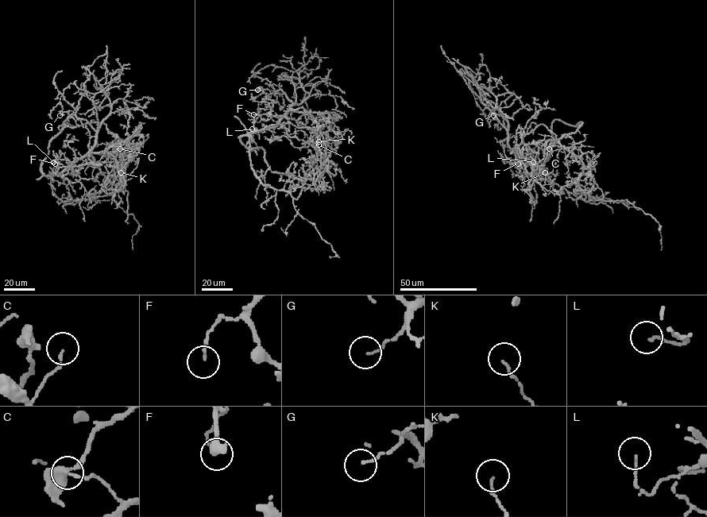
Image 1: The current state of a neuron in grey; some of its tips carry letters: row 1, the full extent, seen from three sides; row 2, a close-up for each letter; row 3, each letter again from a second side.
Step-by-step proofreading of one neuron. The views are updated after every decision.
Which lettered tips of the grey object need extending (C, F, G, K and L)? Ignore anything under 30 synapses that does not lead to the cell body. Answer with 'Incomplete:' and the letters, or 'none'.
Incomplete: C

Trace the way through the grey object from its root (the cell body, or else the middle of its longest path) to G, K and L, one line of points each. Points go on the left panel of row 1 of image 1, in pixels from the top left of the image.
G: (52, 177), (83, 157), (95, 143), (95, 131), (85, 119), (79, 119), (71, 110), (59, 115)
K: (52, 177), (90, 153), (102, 152), (116, 158), (121, 180), (119, 185), (123, 177), (121, 172)
L: (52, 177), (56, 174), (58, 163), (53, 162)

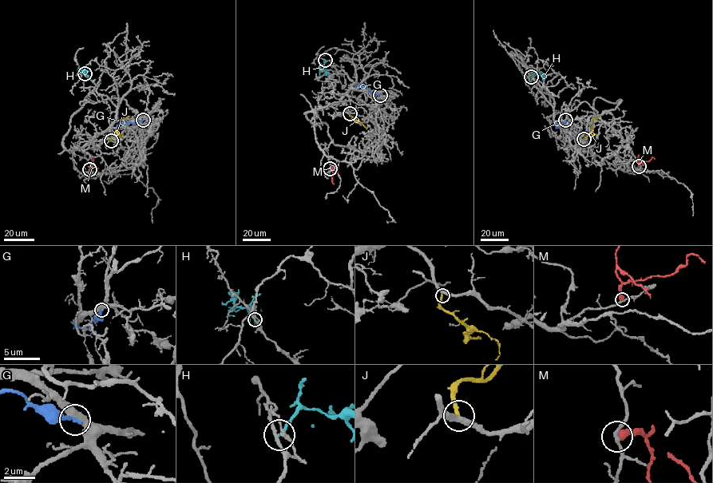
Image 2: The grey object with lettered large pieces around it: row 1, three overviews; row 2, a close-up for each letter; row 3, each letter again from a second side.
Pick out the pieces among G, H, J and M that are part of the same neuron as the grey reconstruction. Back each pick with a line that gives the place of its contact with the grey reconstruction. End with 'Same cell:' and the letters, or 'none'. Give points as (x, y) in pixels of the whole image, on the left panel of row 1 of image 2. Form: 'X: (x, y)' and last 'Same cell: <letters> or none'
J: (111, 140)
Same cell: J

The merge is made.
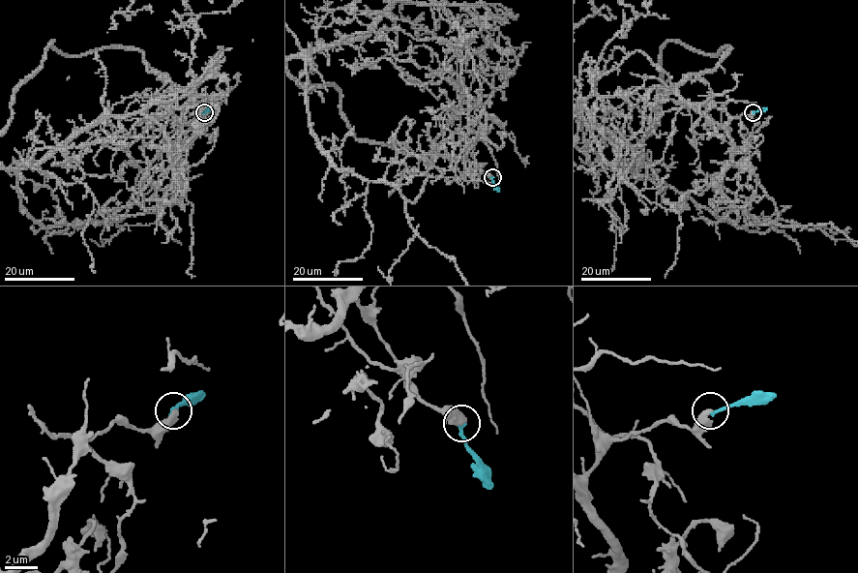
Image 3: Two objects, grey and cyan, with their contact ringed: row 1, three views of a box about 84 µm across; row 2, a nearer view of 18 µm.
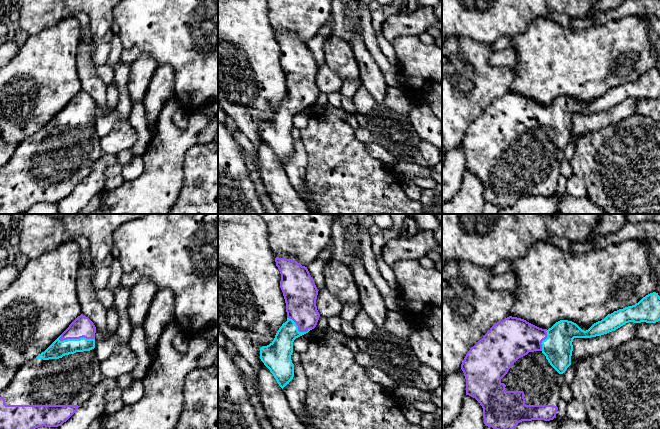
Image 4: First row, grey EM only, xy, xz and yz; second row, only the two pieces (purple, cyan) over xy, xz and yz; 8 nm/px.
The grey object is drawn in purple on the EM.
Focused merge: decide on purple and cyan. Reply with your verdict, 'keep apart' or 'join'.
join

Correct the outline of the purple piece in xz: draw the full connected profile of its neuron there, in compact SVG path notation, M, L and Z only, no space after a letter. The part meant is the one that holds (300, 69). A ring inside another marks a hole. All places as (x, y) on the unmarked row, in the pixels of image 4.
M275 34L281 50L280 64L286 79L287 97L274 116L260 124L260 135L283 165L294 153L291 136L293 118L314 105L320 90L316 75L318 65L307 43L295 36Z

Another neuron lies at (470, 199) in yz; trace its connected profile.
M465 171L458 193L442 204L442 214L482 214L485 204L482 182L475 174Z

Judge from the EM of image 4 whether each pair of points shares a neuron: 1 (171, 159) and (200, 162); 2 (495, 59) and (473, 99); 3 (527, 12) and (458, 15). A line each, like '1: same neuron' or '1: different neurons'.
1: different neurons
2: different neurons
3: same neuron

